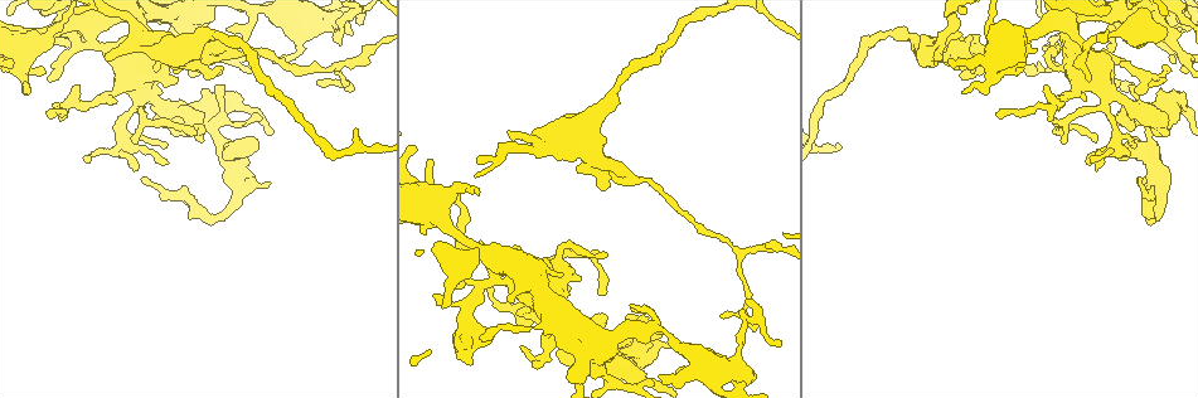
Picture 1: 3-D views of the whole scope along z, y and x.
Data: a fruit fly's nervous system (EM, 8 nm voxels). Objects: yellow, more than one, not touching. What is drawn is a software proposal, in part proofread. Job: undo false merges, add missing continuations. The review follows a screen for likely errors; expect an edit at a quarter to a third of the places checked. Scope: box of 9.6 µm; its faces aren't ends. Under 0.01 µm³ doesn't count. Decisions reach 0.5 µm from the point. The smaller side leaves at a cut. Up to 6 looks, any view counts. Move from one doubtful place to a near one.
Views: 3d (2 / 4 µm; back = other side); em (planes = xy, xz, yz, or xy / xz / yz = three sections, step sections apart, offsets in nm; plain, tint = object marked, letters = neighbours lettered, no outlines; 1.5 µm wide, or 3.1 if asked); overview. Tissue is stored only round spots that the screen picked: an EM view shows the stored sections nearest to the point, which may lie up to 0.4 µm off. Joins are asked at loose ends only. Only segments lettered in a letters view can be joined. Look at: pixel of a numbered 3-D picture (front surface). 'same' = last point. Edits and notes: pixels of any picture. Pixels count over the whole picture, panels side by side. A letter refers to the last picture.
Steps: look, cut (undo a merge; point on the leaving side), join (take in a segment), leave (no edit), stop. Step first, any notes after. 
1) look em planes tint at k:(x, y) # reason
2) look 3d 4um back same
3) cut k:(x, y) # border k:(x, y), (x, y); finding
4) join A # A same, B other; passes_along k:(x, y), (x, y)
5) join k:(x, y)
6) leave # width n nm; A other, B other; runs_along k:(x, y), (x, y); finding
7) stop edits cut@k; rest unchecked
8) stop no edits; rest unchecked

look 3d 4um at 1:(1096, 142) # tapers out

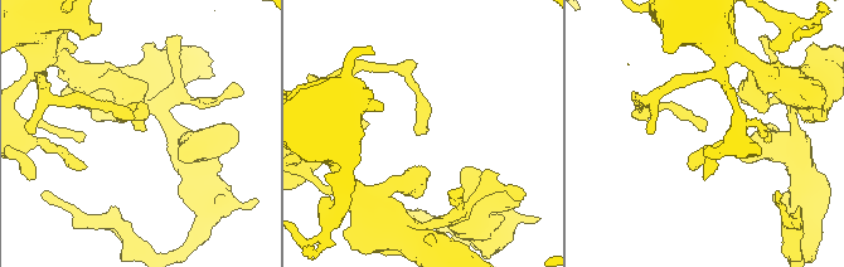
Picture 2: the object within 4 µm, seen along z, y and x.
look em planes letters at 2:(144, 129)

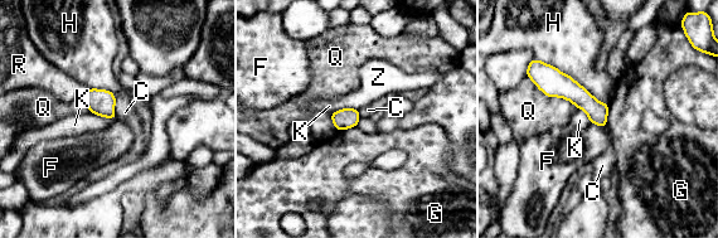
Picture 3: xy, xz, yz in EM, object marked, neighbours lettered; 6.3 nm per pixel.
leave # C other, F other, G other, H other, K other, Q other, R other, Z other; border 3:(591, 121), (604, 127); none of them fits

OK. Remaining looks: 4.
look em xz step 8 tint at 1:(1107, 28) # free end

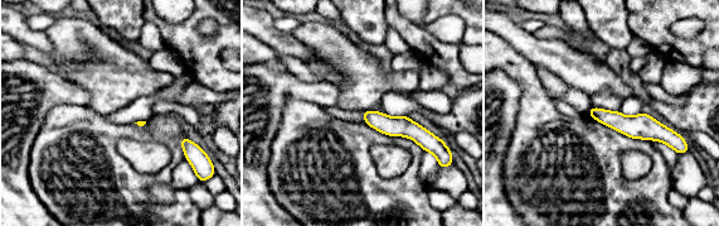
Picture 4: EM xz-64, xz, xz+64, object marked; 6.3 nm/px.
look em planes letters same

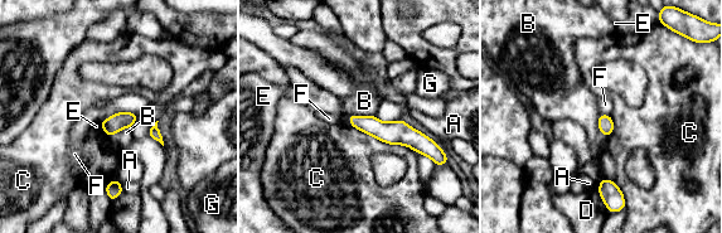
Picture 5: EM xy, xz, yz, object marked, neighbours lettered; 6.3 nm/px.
leave # A other, B other, C other, D other, E other, F other, G other; border 5:(374, 115), (347, 116); none of them fits

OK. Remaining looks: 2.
look 3d 2um at 1:(508, 133) # branch stops here

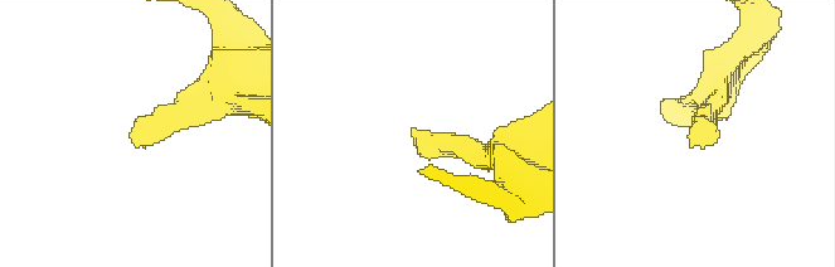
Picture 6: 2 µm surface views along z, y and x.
look em xy step 8 letters at 6:(412, 136)

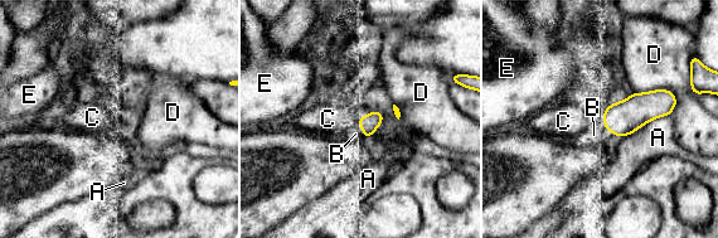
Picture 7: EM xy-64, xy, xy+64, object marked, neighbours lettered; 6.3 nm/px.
join B # A other, B same, C other, D other, E other; the cell continues

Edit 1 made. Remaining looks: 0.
stop edits join@7; rest unchecked

